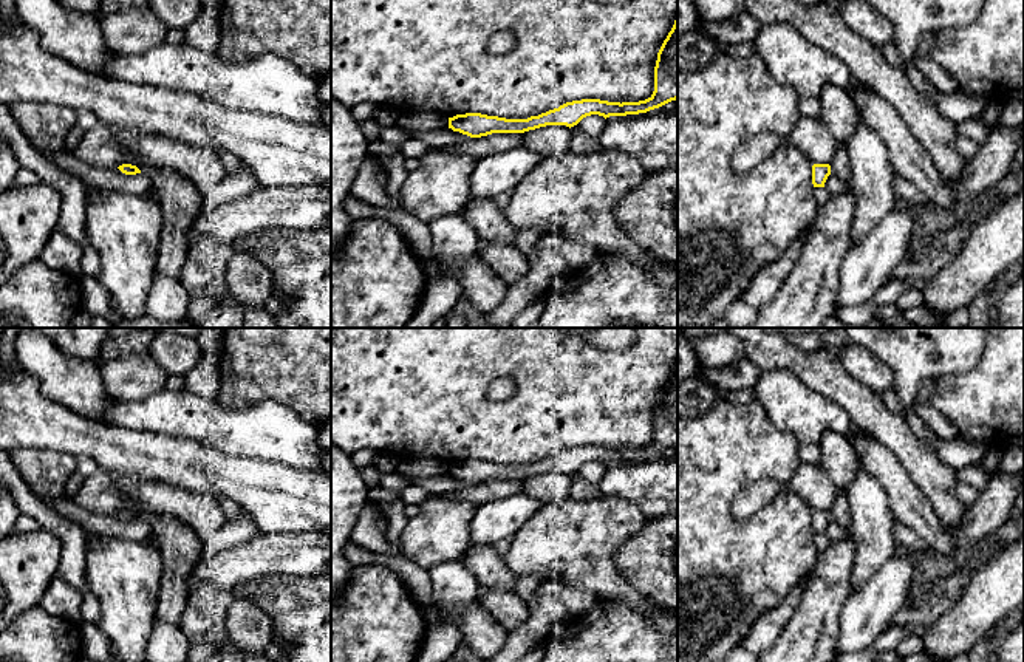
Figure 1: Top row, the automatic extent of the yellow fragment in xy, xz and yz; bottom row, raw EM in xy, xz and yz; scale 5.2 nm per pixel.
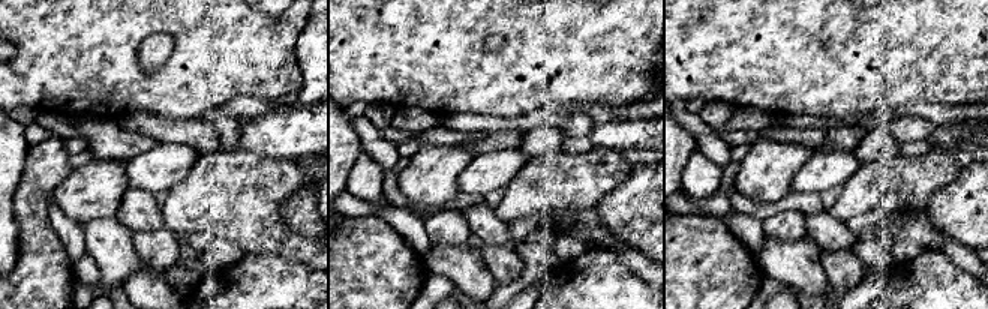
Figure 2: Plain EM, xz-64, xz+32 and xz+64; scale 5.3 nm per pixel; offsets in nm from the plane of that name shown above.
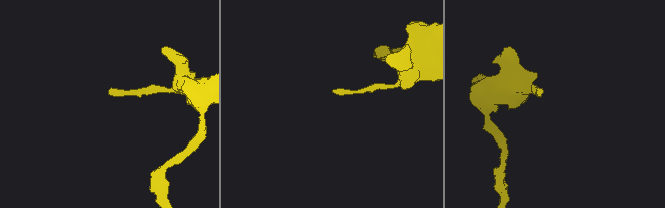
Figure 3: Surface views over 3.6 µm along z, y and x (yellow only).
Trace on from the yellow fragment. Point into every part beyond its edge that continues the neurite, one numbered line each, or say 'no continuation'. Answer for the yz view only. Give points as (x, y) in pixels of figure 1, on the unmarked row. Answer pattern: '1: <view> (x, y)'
no continuation

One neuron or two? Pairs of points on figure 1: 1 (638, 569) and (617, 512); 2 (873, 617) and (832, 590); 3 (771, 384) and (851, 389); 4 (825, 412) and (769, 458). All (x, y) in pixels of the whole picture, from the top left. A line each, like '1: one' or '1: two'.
1: two
2: two
3: two
4: two

